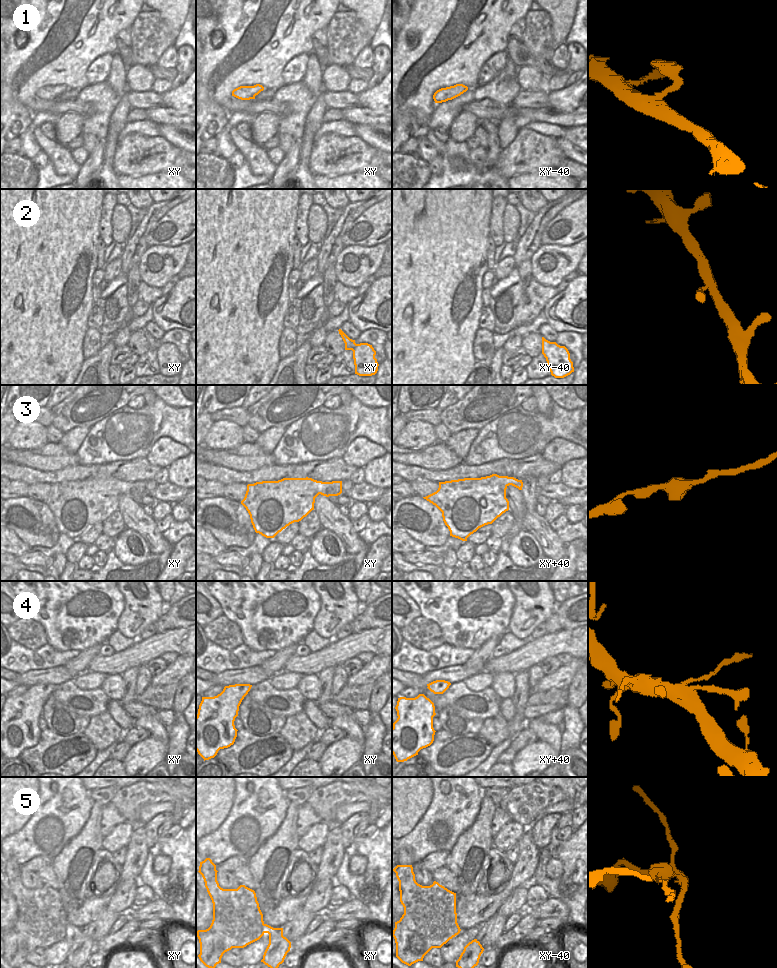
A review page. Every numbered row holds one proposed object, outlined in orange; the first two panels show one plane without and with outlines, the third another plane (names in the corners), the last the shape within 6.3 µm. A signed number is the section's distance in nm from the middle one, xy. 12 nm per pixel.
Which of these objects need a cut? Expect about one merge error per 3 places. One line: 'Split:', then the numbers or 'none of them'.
Split: 4, 5

